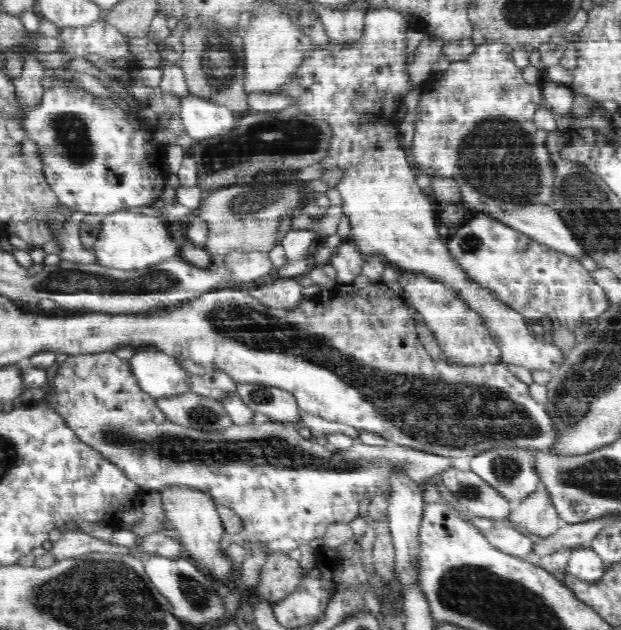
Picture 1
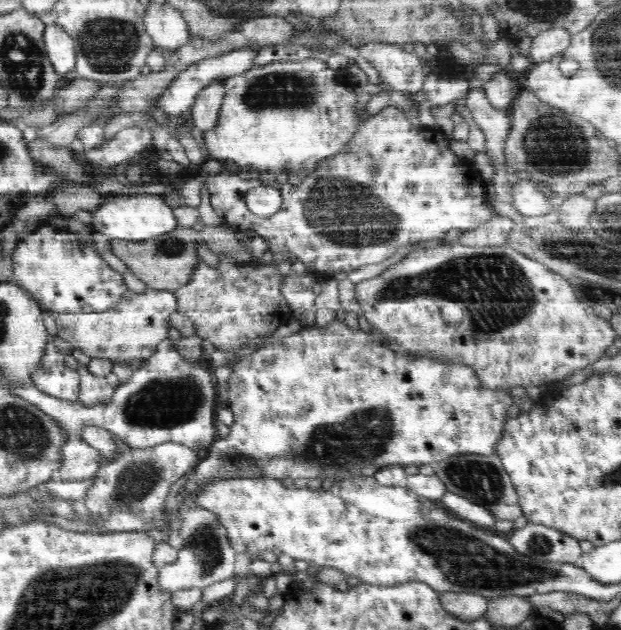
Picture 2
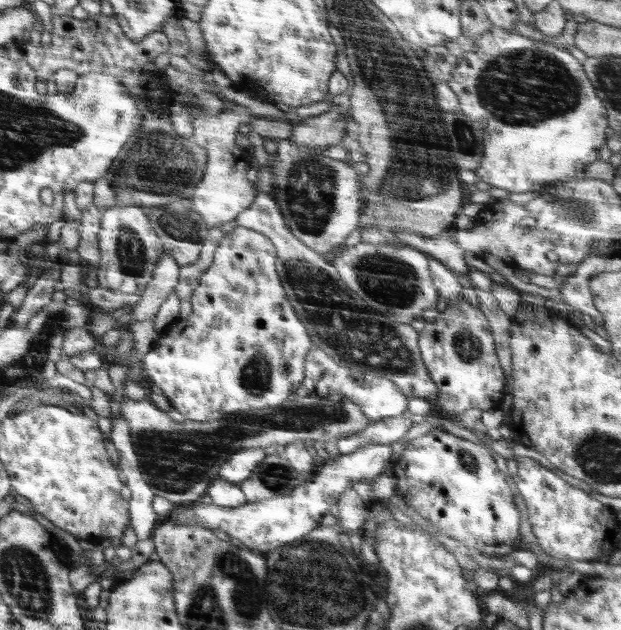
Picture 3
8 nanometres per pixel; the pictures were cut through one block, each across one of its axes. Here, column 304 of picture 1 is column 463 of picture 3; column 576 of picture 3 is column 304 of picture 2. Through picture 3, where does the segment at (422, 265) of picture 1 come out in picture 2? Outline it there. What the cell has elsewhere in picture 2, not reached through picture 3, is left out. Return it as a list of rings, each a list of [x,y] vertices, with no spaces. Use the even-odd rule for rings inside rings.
[[[318,59],[274,61],[254,66],[242,74],[222,80],[225,95],[217,125],[203,132],[208,158],[220,160],[225,164],[232,161],[239,166],[254,166],[256,170],[274,175],[297,174],[302,178],[310,174],[324,159],[345,151],[349,140],[353,139],[357,131],[357,126],[370,118],[365,110],[362,117],[356,118],[354,105],[358,90],[347,82],[346,71],[334,72],[328,68],[326,62]]]

